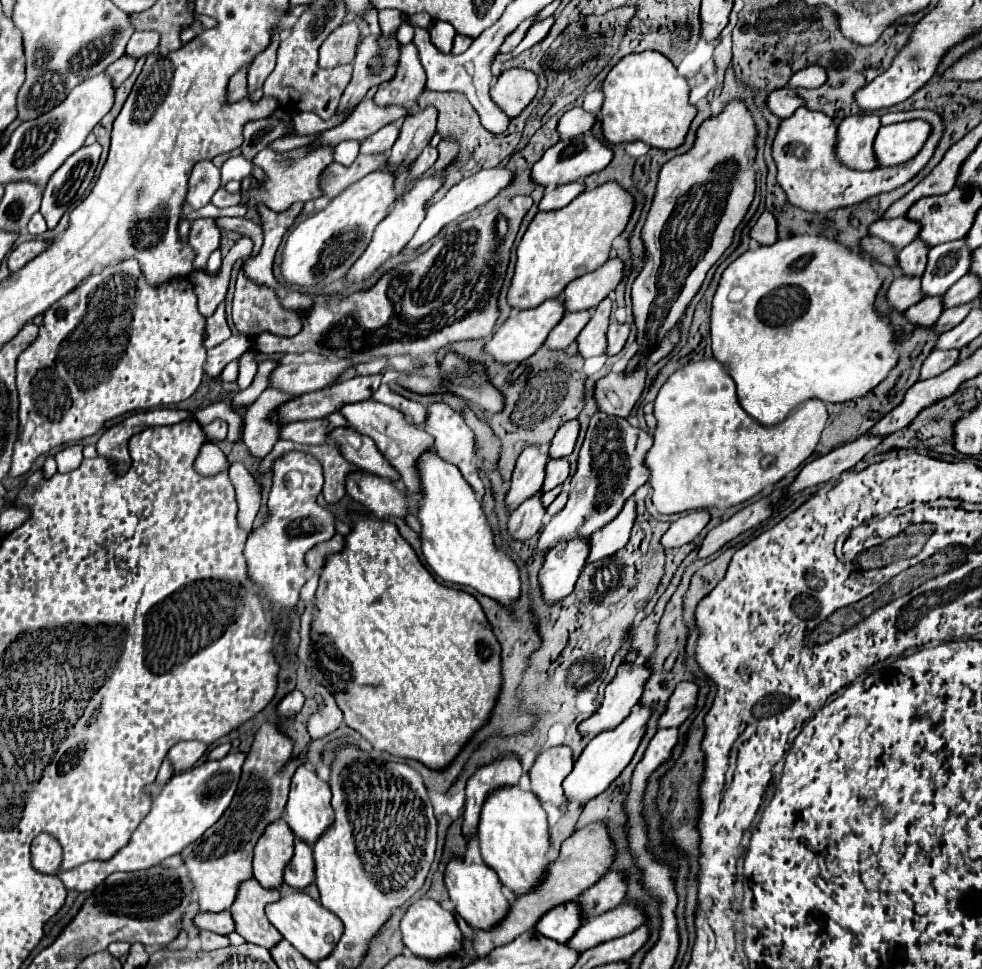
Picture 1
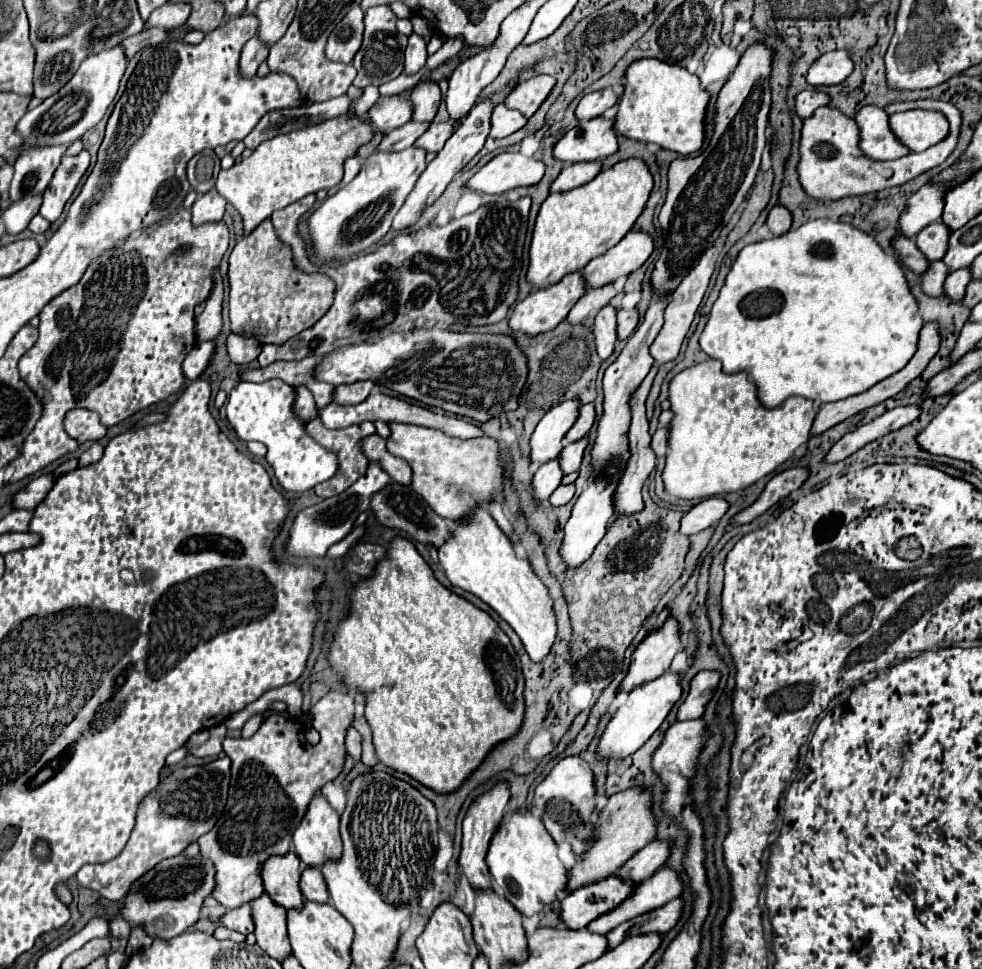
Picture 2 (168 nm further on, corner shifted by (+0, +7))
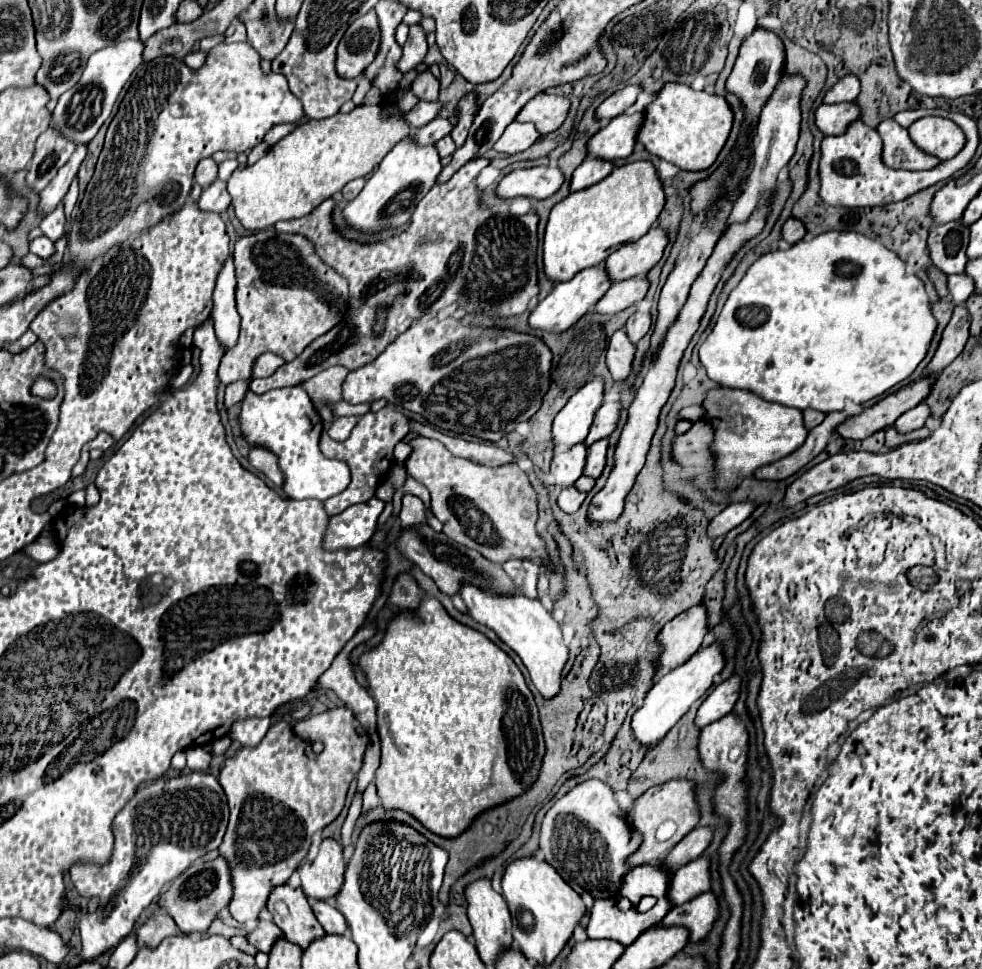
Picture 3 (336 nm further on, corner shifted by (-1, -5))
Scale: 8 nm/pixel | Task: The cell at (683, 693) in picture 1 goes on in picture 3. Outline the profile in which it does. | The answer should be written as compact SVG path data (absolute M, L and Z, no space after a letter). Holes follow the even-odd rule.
M732 675L730 679L722 681L706 697L706 701L700 705L698 715L696 715L696 725L698 727L706 727L706 725L714 723L714 719L722 719L724 715L728 715L732 711L734 703L738 701L740 685L742 685L742 679L738 675Z

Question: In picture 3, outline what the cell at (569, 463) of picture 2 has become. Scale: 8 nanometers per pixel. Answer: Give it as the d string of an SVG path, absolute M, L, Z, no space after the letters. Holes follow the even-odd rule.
M600 439L588 449L588 461L584 467L584 475L598 479L606 467L606 451L608 451L608 439Z

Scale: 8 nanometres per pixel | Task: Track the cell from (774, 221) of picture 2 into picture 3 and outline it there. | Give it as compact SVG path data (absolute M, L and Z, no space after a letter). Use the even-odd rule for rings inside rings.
M790 217L790 219L784 223L784 227L782 227L782 239L786 239L790 245L798 243L800 239L804 239L804 235L806 235L804 223L800 223L800 221L794 219L794 217Z

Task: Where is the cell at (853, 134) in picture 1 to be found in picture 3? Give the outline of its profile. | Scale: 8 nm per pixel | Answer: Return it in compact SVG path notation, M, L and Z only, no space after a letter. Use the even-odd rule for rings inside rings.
M884 119L878 125L878 133L884 141L884 163L892 169L908 169L908 171L926 171L934 169L940 159L924 153L908 135L908 129L900 127L894 119Z

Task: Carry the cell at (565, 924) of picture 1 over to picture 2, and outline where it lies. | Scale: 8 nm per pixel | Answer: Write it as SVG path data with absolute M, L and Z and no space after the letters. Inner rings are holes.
M607 877L599 883L591 883L587 887L581 887L573 893L569 893L561 901L561 923L569 929L583 929L589 925L591 919L611 911L627 893L631 891L631 885L623 883L619 877Z

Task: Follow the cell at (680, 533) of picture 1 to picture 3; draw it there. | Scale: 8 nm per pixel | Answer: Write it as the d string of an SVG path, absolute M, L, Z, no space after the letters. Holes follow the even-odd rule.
M742 501L742 503L732 503L726 507L720 515L716 515L710 525L708 525L708 535L710 537L720 537L730 533L734 527L738 527L742 521L746 521L758 505L754 501Z

